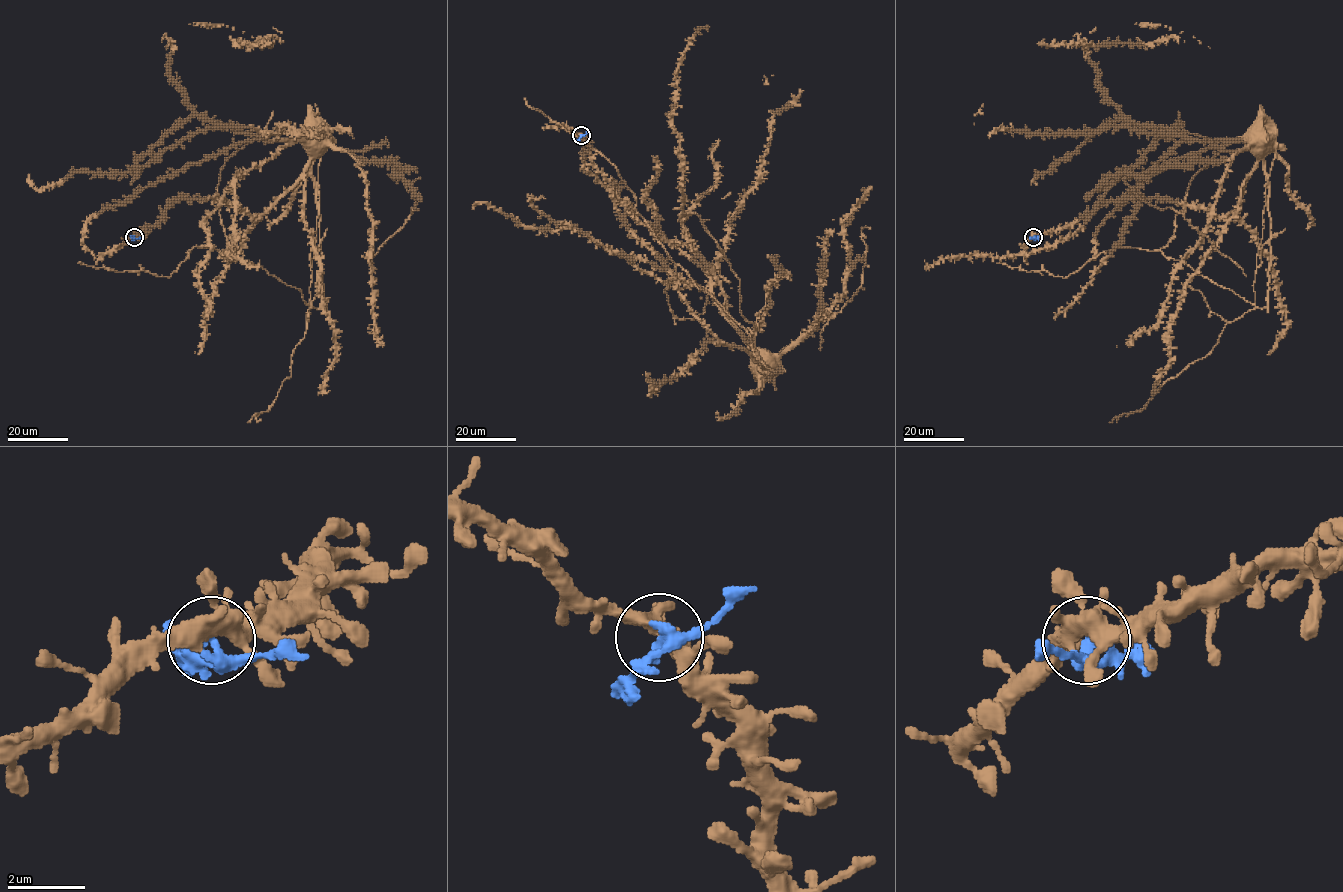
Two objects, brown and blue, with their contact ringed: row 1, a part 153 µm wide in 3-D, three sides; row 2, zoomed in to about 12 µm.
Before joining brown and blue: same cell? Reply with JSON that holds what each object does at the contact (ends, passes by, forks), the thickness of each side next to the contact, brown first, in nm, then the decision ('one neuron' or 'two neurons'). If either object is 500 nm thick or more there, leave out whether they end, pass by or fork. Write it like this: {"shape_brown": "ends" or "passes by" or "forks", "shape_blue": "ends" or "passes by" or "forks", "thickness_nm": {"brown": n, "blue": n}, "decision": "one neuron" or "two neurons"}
{"shape_brown": "forks", "shape_blue": "passes by", "thickness_nm": {"brown": 420, "blue": 300}, "decision": "two neurons"}

